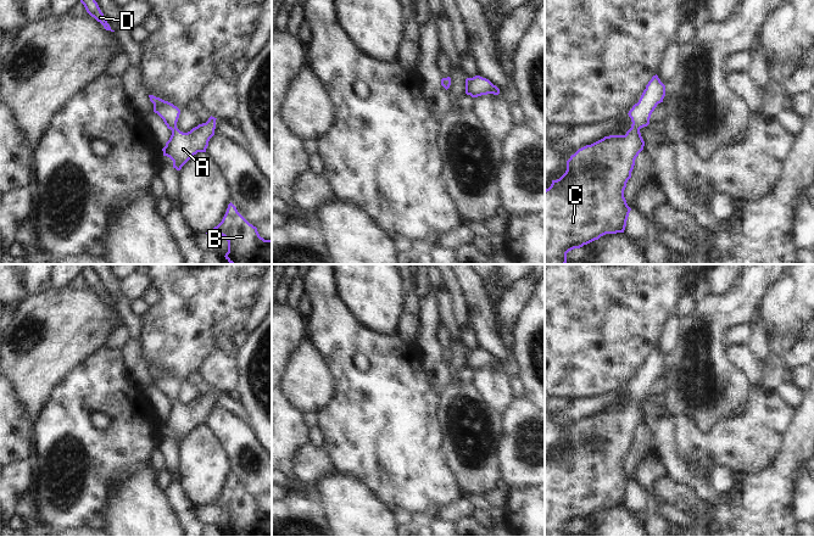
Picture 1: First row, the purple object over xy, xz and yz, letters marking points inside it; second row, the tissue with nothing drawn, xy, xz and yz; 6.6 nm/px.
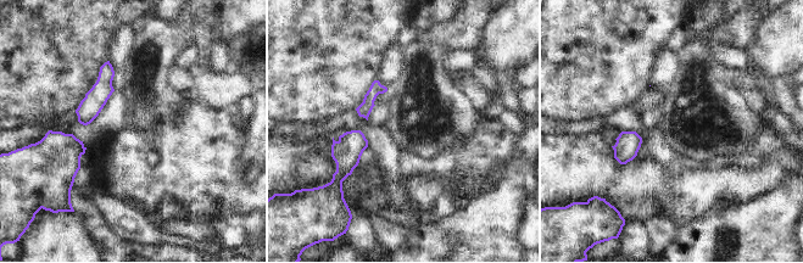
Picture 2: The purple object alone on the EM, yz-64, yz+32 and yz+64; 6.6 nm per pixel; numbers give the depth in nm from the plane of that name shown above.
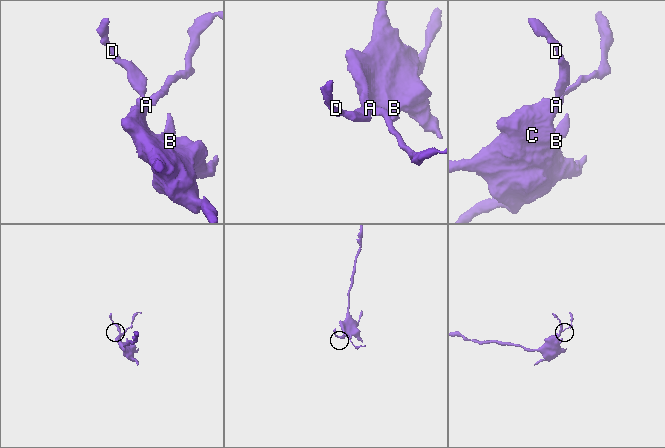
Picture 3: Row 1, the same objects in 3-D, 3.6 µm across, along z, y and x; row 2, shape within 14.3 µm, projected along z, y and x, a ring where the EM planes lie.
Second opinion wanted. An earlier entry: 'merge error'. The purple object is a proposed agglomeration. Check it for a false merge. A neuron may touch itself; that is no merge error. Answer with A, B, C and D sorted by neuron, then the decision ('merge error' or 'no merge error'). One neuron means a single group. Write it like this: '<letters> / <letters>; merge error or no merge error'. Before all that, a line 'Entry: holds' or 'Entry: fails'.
Entry: fails
A B C D; no merge error

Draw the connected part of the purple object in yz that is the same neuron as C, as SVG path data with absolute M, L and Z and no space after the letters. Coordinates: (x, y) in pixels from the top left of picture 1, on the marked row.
M656 74L646 85L639 102L628 113L632 124L626 134L604 136L579 149L567 161L565 173L559 179L552 180L551 186L545 190L545 264L565 264L569 251L580 248L606 234L624 233L631 211L624 197L624 190L631 178L635 160L645 146L640 129L649 124L652 112L658 104L663 102L664 96L665 85Z

